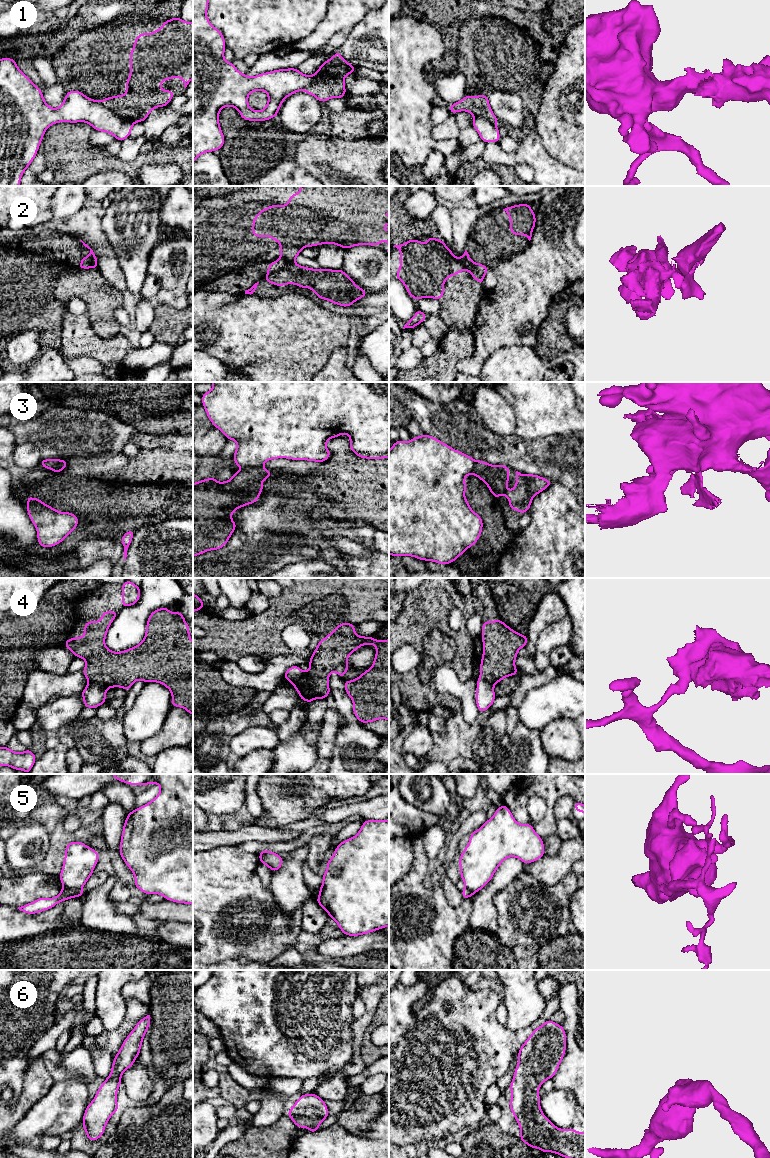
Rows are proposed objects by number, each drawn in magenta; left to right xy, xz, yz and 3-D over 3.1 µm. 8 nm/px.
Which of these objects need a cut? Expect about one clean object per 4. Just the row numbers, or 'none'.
1, 2, 3, 4, 5

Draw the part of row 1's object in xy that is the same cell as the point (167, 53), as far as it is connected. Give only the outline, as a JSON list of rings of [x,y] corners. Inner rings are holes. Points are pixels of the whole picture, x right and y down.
[[[174,17],[162,23],[161,29],[153,33],[140,33],[134,39],[134,47],[130,50],[130,76],[126,79],[126,94],[102,99],[100,103],[115,115],[132,122],[144,122],[154,108],[168,106],[175,92],[162,90],[161,82],[172,78],[181,78],[186,88],[193,79],[193,22]]]

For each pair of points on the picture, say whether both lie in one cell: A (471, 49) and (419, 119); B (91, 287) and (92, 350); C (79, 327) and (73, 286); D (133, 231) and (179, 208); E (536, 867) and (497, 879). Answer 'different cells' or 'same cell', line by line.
A: different cells
B: different cells
C: different cells
D: different cells
E: different cells

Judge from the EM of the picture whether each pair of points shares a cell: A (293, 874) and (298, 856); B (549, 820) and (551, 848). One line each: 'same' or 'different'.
A: same
B: different

